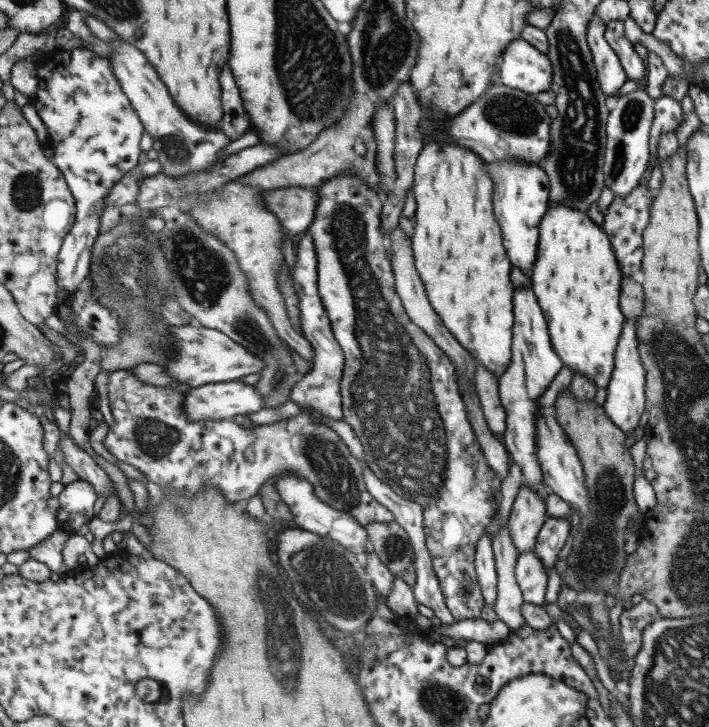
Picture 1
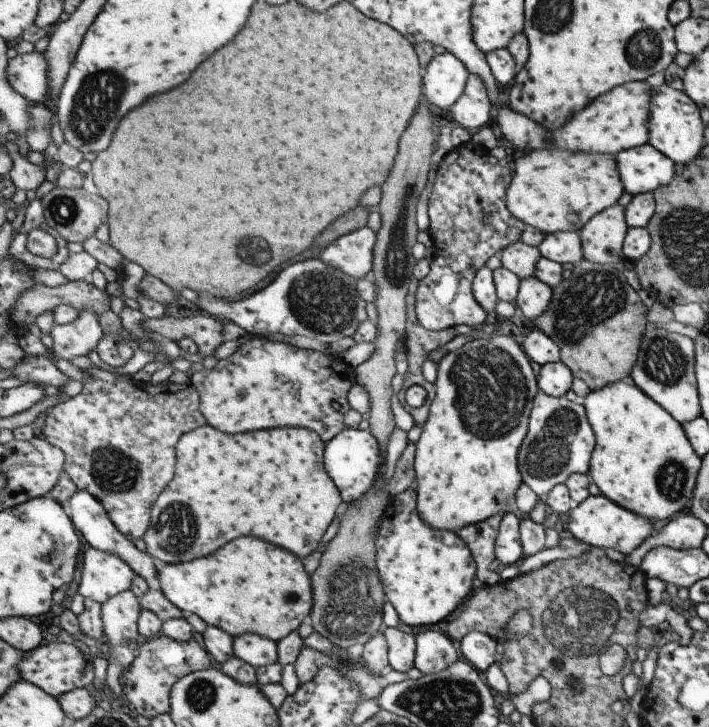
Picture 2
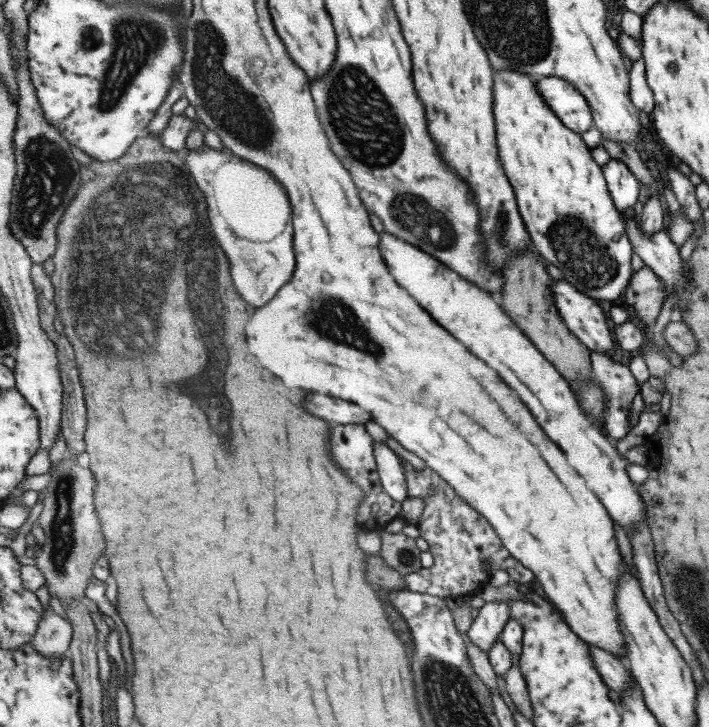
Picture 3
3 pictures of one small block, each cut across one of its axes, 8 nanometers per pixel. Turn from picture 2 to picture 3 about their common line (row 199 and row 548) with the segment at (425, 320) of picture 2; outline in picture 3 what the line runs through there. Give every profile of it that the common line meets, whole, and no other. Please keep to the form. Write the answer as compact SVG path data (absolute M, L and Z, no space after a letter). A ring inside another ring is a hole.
M401 457L405 465L405 474L409 488L409 498L425 498L425 512L419 522L420 535L429 545L434 563L429 568L421 568L417 573L405 575L407 588L413 592L439 596L446 599L447 596L477 595L489 582L491 573L485 569L485 562L491 564L491 568L505 570L509 578L515 584L531 582L535 580L534 571L523 566L515 558L495 532L494 526L479 511L475 510L459 493L453 489L435 472L433 468L425 466L416 470L410 463Z

